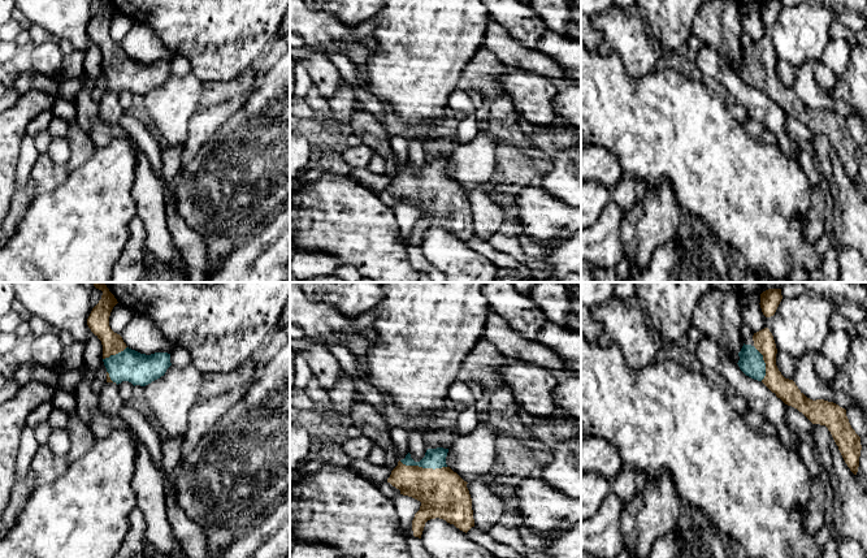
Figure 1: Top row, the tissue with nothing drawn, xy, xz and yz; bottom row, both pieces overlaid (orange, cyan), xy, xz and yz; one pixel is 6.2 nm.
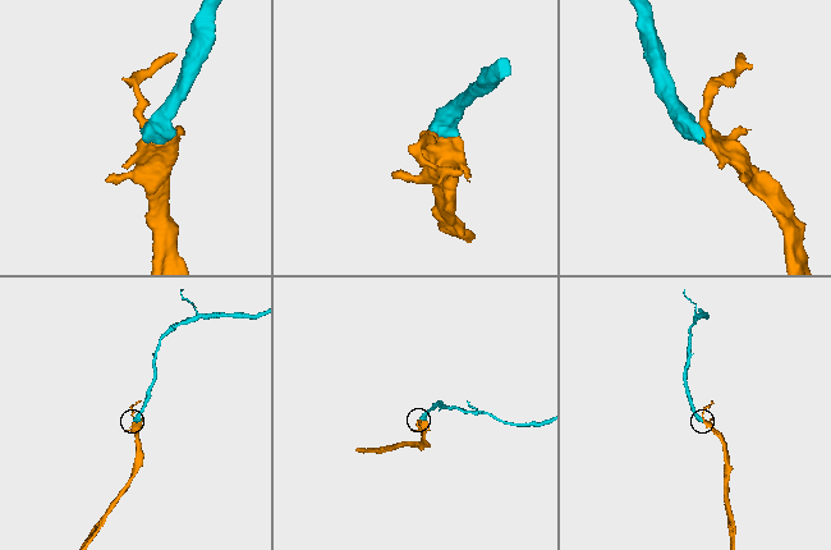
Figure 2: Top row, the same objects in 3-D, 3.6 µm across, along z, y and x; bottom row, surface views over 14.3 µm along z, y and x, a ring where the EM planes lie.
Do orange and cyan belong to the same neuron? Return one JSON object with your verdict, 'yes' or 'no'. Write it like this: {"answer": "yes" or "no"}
{"answer": "yes"}

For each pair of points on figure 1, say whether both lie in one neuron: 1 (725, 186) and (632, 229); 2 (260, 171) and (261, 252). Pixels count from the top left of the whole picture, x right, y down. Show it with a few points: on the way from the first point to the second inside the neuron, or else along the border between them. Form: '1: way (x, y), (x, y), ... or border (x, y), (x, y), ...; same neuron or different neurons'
1: border (662, 182), (671, 187), (680, 211); different neurons
2: border (251, 233), (235, 245); different neurons

